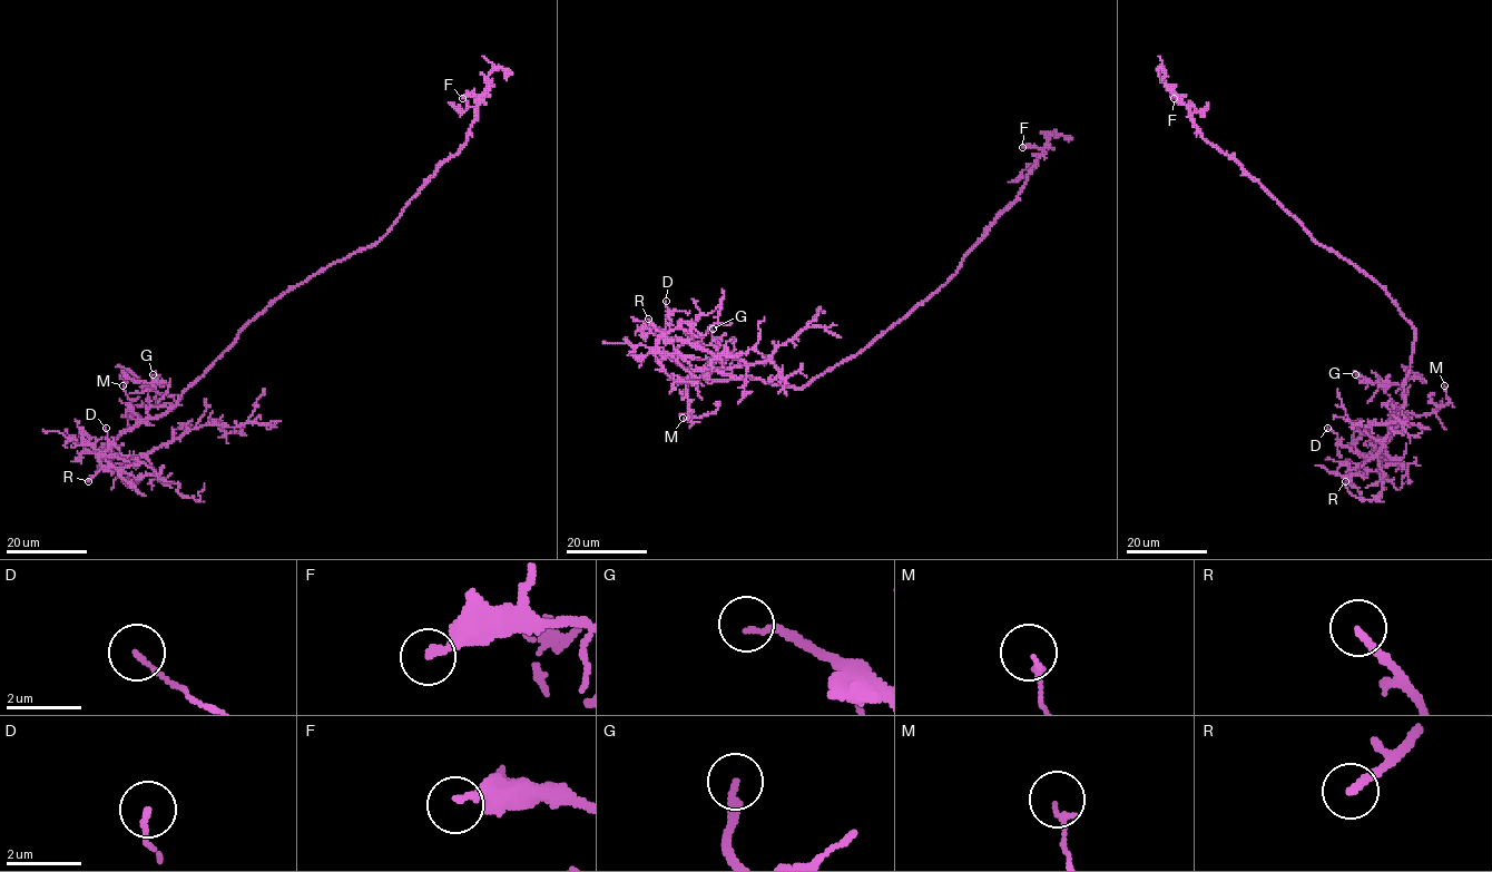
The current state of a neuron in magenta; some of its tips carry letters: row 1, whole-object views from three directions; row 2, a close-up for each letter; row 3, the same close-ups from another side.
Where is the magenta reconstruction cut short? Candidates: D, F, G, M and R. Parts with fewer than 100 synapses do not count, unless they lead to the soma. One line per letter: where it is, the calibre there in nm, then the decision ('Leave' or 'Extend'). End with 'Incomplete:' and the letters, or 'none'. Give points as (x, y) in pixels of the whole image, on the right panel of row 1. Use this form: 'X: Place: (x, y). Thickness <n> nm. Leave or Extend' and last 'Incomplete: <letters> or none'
D: Place: (1327, 428). Thickness 120 nm. Leave
F: Place: (1174, 98). Thickness 240 nm. Leave
G: Place: (1355, 374). Thickness 180 nm. Leave
M: Place: (1444, 385). Thickness 160 nm. Leave
R: Place: (1345, 481). Thickness 200 nm. Extend
Incomplete: R

